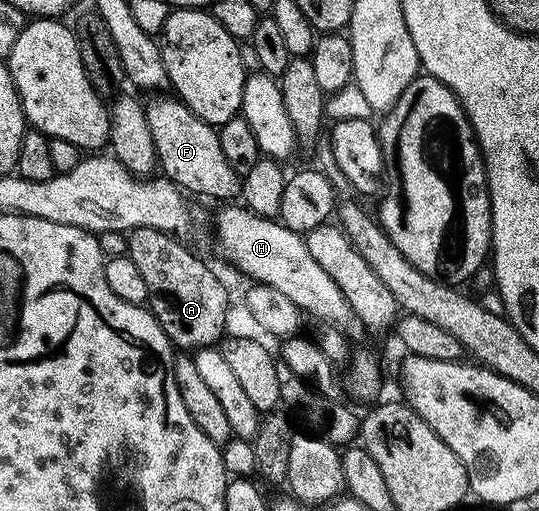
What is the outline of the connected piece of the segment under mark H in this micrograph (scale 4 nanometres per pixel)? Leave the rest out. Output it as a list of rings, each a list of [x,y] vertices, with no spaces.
[[[224,204],[216,214],[216,242],[220,250],[253,283],[278,288],[305,312],[314,314],[325,327],[341,330],[350,340],[366,334],[362,320],[356,318],[352,305],[342,296],[338,284],[326,276],[322,264],[310,256],[307,241],[286,228],[276,218],[264,218],[243,205]]]

